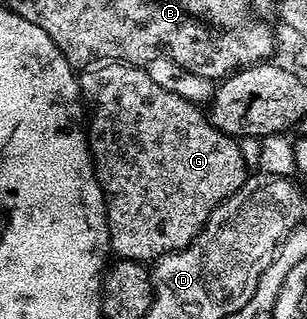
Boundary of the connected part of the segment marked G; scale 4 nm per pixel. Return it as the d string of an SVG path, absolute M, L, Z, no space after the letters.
M121 61L87 67L78 75L82 98L88 104L88 138L94 171L106 196L110 251L119 259L157 261L163 255L183 251L197 240L215 207L233 200L247 186L246 159L238 148L237 138L223 133L210 122L205 110L169 91L174 89L163 83L157 83L138 65Z

